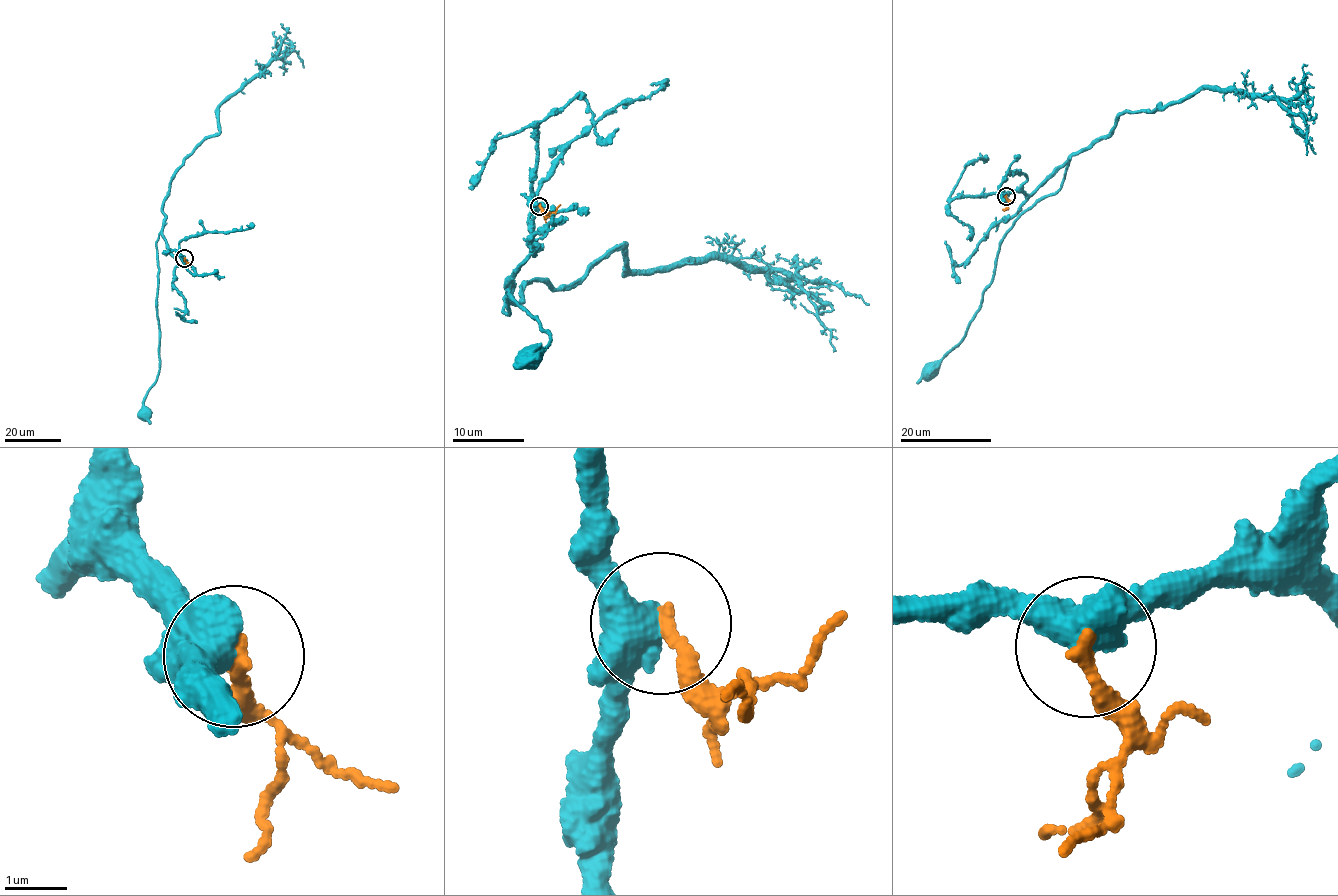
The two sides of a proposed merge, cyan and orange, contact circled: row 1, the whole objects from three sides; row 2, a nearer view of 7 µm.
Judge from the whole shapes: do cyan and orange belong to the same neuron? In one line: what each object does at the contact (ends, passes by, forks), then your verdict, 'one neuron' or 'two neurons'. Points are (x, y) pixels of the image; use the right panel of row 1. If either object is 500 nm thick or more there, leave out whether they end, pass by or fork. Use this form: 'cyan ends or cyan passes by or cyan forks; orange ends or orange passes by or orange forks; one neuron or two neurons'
cyan forks; orange ends; two neurons

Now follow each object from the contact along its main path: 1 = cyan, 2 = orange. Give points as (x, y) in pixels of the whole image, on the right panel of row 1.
1: (1005, 196), (1032, 194), (1066, 163), (1057, 191), (1016, 220), (1002, 240), (993, 280), (962, 341), (930, 368)
2: (1005, 196), (1007, 205), (1002, 210)

